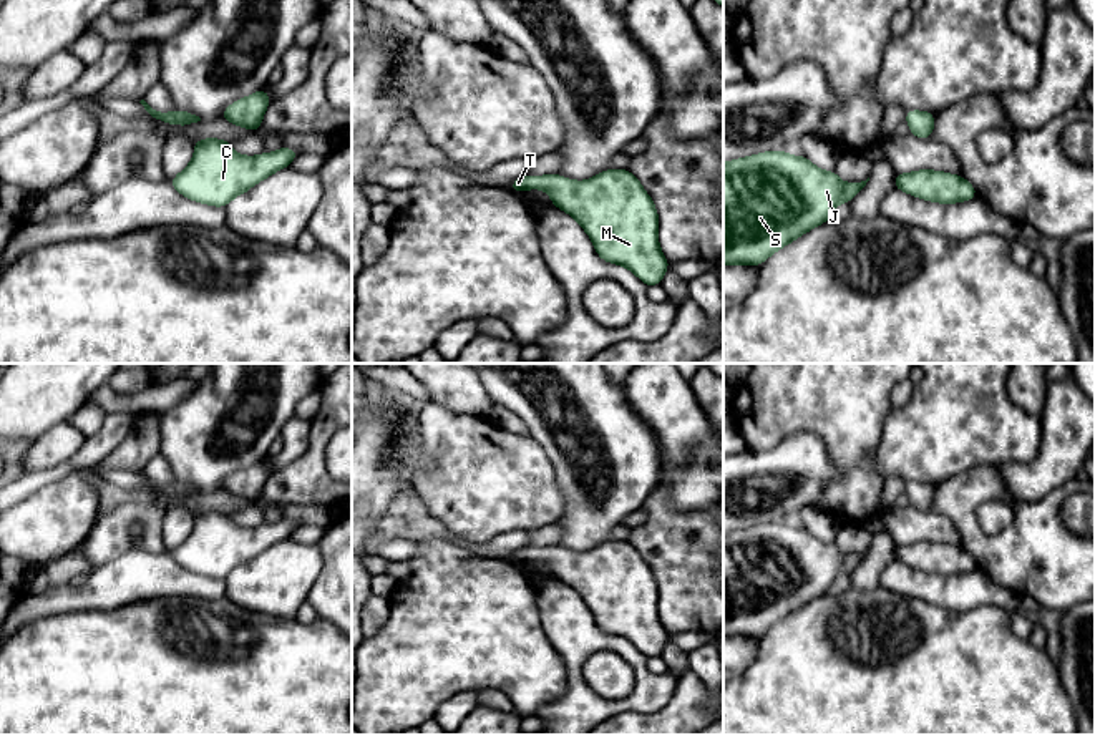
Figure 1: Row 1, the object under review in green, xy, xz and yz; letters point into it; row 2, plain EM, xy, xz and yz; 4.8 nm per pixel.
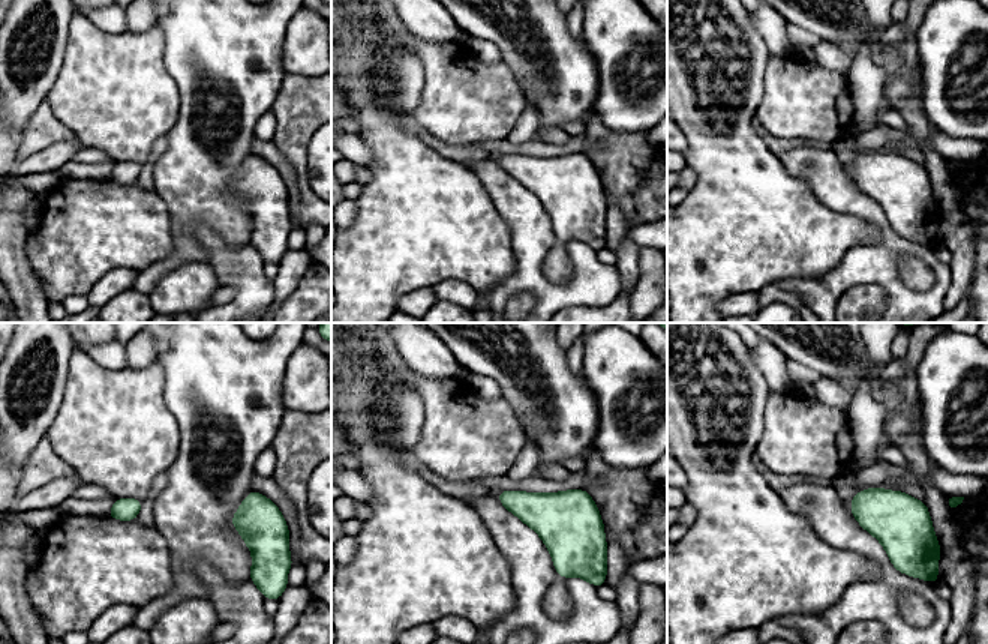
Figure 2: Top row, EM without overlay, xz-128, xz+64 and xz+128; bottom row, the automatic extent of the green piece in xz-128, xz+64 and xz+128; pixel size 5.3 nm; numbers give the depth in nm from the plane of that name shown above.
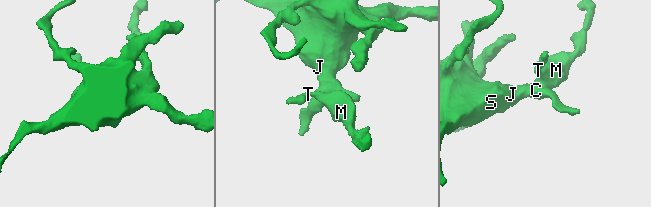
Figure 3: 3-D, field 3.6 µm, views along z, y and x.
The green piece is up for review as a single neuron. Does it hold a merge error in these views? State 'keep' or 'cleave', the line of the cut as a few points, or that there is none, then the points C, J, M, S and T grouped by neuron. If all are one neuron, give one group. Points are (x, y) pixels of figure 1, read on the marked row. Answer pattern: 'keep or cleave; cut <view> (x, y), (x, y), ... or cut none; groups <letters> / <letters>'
keep; cut none; groups C J M S T

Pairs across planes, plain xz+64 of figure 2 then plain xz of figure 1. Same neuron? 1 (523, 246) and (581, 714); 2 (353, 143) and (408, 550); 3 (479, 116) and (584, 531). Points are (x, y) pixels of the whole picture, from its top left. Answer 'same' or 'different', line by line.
1: same
2: same
3: different

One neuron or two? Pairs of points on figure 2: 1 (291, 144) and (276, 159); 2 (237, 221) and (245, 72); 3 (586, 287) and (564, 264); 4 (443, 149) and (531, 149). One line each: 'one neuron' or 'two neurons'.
1: two neurons
2: one neuron
3: two neurons
4: one neuron

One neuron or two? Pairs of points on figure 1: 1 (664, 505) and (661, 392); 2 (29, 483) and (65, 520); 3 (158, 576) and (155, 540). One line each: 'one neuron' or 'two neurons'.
1: two neurons
2: two neurons
3: two neurons

